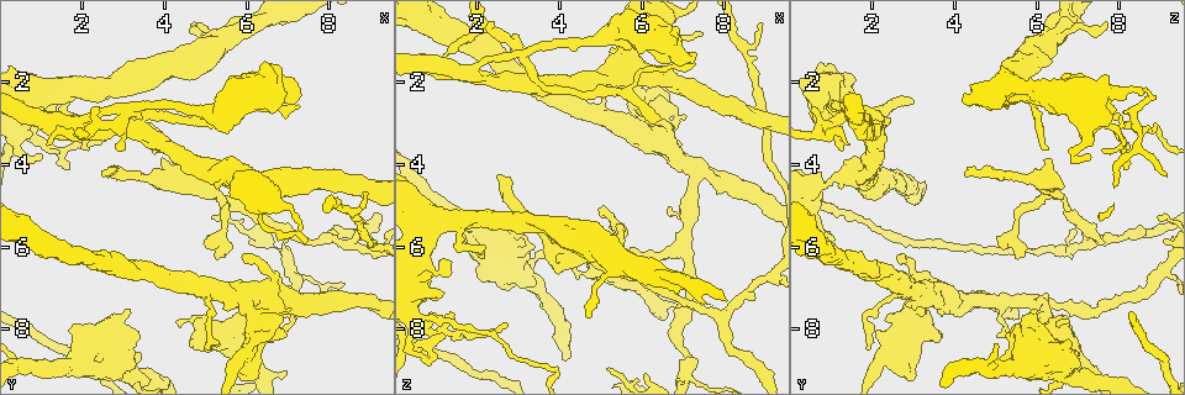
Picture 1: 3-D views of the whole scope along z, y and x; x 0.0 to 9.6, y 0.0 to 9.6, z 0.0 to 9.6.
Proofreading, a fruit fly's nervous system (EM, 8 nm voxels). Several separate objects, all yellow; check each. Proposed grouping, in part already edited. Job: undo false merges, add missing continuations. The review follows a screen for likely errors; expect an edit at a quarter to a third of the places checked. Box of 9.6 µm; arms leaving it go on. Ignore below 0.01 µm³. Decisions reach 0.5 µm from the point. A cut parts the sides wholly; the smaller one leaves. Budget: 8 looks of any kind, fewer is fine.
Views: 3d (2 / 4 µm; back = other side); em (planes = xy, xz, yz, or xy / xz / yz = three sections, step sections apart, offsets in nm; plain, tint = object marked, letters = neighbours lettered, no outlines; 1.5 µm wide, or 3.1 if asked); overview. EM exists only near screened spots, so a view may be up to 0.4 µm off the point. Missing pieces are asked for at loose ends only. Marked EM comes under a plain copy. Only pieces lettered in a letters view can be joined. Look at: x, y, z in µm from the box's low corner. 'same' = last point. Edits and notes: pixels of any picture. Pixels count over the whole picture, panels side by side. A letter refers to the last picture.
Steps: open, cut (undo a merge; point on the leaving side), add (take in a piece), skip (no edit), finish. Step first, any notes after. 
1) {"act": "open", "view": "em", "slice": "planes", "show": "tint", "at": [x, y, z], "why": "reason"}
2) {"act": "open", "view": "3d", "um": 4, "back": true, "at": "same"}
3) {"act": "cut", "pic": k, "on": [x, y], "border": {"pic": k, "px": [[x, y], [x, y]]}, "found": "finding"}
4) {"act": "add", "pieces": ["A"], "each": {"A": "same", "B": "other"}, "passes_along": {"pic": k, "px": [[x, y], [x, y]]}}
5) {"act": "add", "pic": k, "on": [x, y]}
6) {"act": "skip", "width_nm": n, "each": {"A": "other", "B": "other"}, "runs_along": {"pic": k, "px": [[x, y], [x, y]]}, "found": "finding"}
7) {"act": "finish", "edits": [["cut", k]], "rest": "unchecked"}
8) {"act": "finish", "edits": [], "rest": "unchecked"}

{"act": "open", "view": "3d", "um": 2, "at": [3.20, 2.70, 1.30], "why": "abrupt turn"}

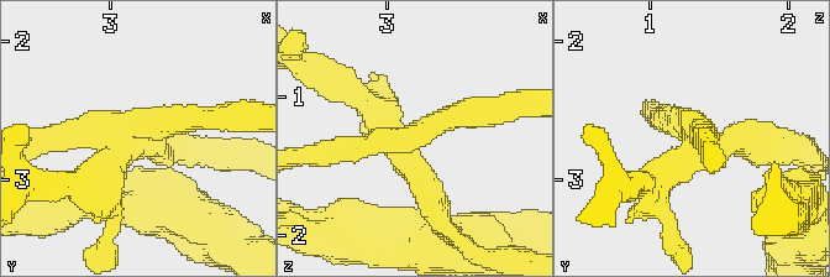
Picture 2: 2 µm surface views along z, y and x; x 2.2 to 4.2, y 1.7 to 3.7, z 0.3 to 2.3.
{"act": "open", "view": "em", "slice": "xz", "step": 8, "show": "tint", "at": [3.16, 2.66, 1.32]}

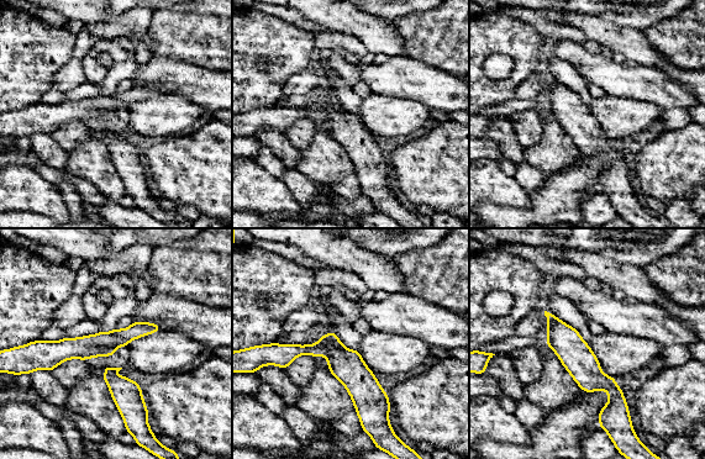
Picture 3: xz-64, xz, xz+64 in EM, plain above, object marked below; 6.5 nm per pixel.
{"act": "open", "view": "em", "slice": "xy", "step": 4, "show": "letters", "at": "same", "why": "cut it another way"}

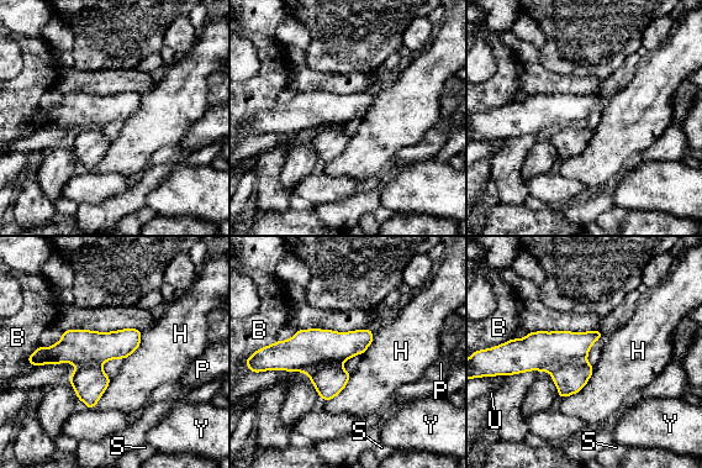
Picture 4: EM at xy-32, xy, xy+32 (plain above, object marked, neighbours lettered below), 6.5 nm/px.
{"act": "cut", "pic": 4, "on": [571, 378], "width_nm": 260, "each": {"B": "other", "H": "other", "P": "other", "S": "other", "U": "other", "Y": "other"}, "border": {"pic": 4, "px": [[585, 359], [568, 362], [549, 371]]}, "found": "two neurons meet here"}

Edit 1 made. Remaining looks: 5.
{"act": "open", "view": "overview"}

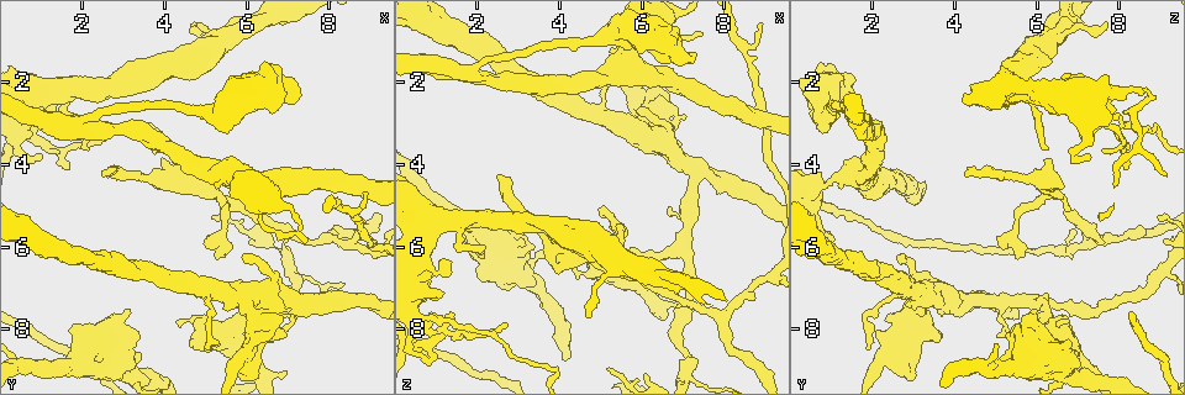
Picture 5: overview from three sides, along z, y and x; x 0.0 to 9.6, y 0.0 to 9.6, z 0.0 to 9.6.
{"act": "open", "view": "3d", "um": 4, "at": [3.80, 4.35, 5.95], "why": "sudden change in width"}

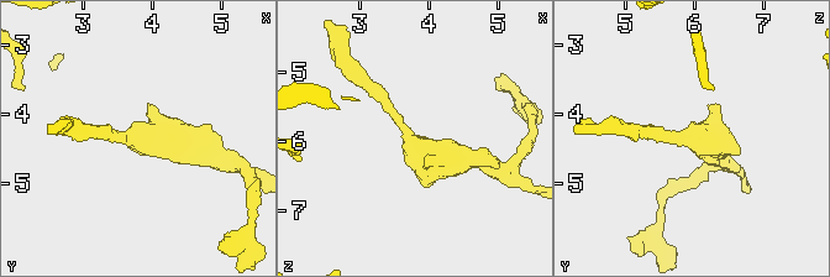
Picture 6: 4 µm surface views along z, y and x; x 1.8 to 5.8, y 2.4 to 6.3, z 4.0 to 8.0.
{"act": "open", "view": "em", "slice": "yz", "step": 4, "show": "tint", "at": [3.80, 4.40, 6.00], "arm_widths_nm": [190, 440], "why": "now the EM"}

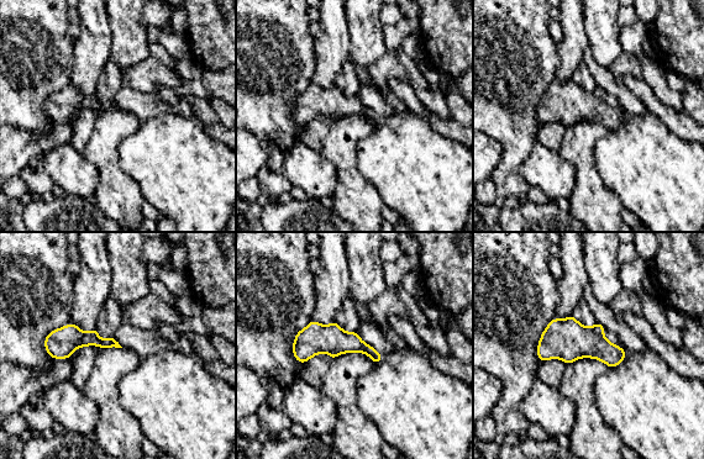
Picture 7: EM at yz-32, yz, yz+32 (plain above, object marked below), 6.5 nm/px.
{"act": "open", "view": "em", "slice": "yz", "step": 4, "show": "letters", "at": "same"}

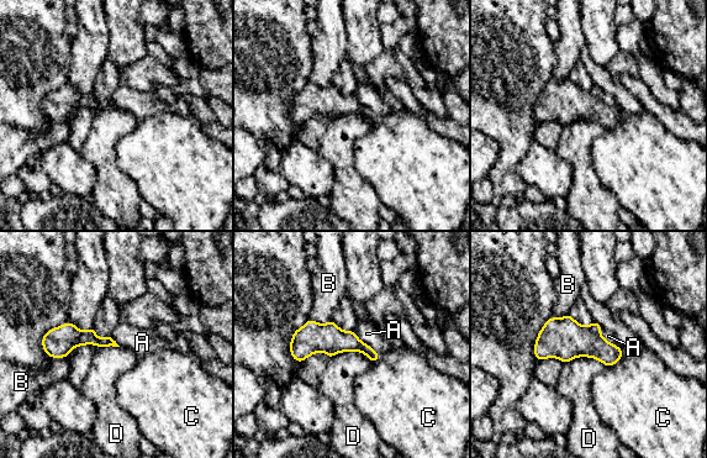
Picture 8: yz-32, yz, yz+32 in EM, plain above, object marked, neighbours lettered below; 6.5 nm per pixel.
{"act": "skip", "each": {"A": "other", "B": "other", "C": "other", "D": "other"}, "runs_along": {"pic": 8, "px": [[293, 345], [351, 342], [374, 357]]}, "found": "all the same neuron"}

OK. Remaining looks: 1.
{"act": "finish", "edits": [["cut", 4]], "rest": "unchecked"}

